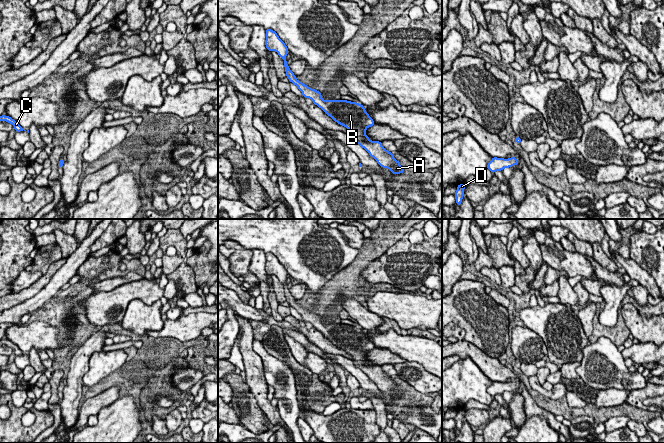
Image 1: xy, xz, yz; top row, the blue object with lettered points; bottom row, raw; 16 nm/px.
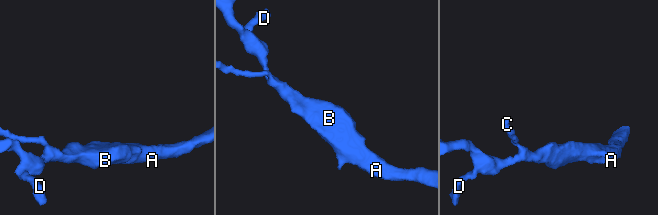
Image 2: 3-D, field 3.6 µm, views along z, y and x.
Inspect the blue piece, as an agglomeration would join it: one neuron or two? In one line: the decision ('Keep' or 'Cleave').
Keep

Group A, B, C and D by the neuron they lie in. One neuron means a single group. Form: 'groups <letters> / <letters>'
groups A B C D

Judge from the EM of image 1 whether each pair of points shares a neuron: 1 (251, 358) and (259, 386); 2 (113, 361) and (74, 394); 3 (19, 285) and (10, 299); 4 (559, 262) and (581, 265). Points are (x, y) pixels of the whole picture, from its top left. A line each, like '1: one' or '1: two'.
1: one
2: two
3: two
4: one

